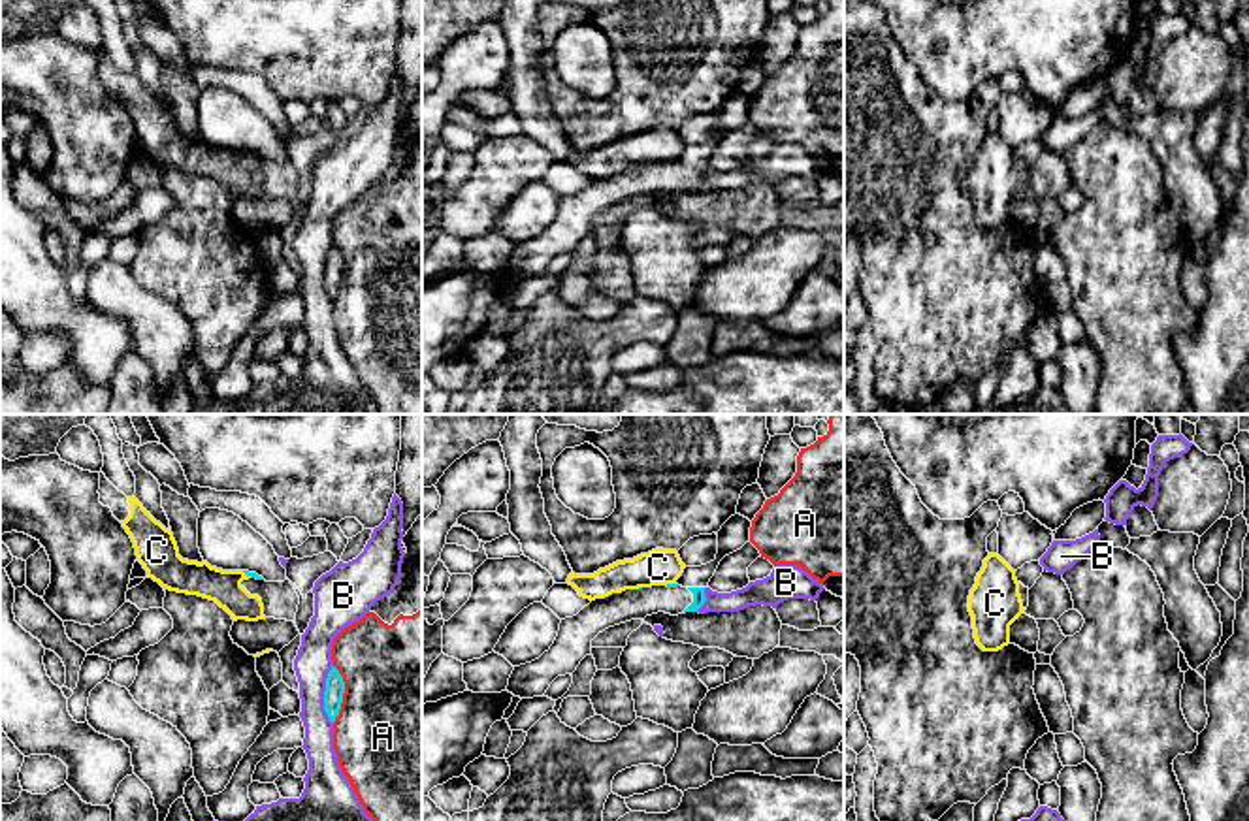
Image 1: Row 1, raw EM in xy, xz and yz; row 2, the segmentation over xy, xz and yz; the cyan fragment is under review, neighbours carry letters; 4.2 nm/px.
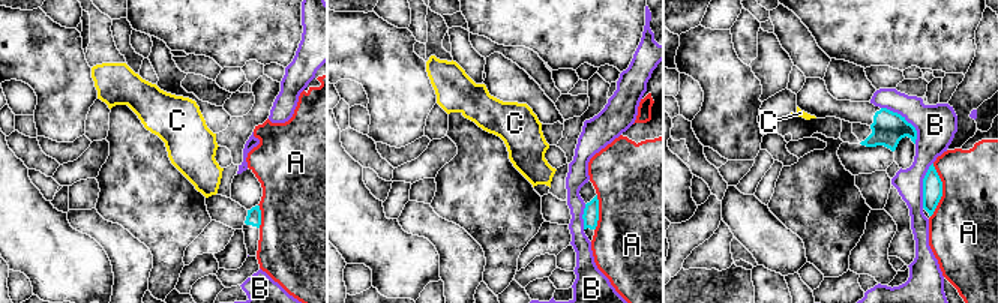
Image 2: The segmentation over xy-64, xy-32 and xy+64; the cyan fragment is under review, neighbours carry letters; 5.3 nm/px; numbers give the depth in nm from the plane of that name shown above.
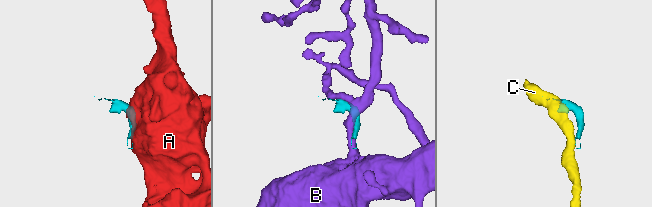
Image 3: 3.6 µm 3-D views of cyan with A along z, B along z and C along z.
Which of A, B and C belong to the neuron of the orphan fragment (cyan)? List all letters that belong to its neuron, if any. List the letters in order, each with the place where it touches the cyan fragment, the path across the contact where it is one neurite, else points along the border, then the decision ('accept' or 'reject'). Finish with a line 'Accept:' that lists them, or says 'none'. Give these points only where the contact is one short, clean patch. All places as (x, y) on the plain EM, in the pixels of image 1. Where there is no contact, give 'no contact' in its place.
A: contact xy (343, 270); reject
B: contact xy (324, 273); reject
C: contact xy (247, 153); reject
Accept: none

